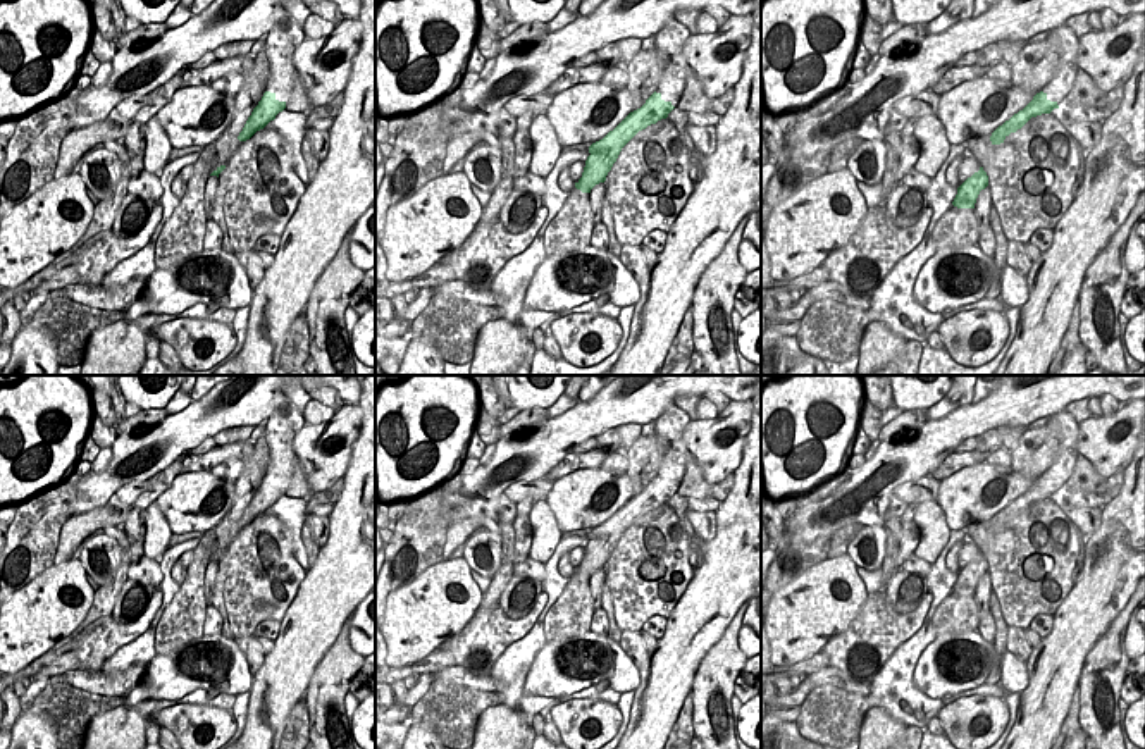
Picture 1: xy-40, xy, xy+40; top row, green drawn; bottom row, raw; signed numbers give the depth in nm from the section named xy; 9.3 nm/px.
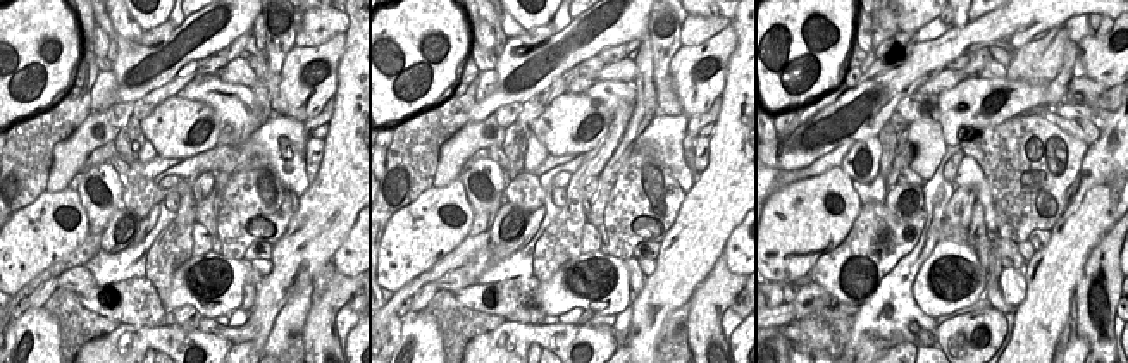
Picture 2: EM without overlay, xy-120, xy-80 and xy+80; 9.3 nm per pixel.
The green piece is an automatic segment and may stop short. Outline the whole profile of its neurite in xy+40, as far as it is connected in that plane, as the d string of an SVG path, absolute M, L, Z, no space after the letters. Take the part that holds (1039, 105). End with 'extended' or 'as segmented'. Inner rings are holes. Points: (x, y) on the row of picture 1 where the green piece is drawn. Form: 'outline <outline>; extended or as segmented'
outline M1040 91L1033 96L1033 100L1018 114L1014 114L1009 121L999 126L992 136L992 145L1000 145L1011 134L1021 129L1031 117L1050 114L1054 108L1059 108L1057 102L1050 102L1047 93Z; as segmented

